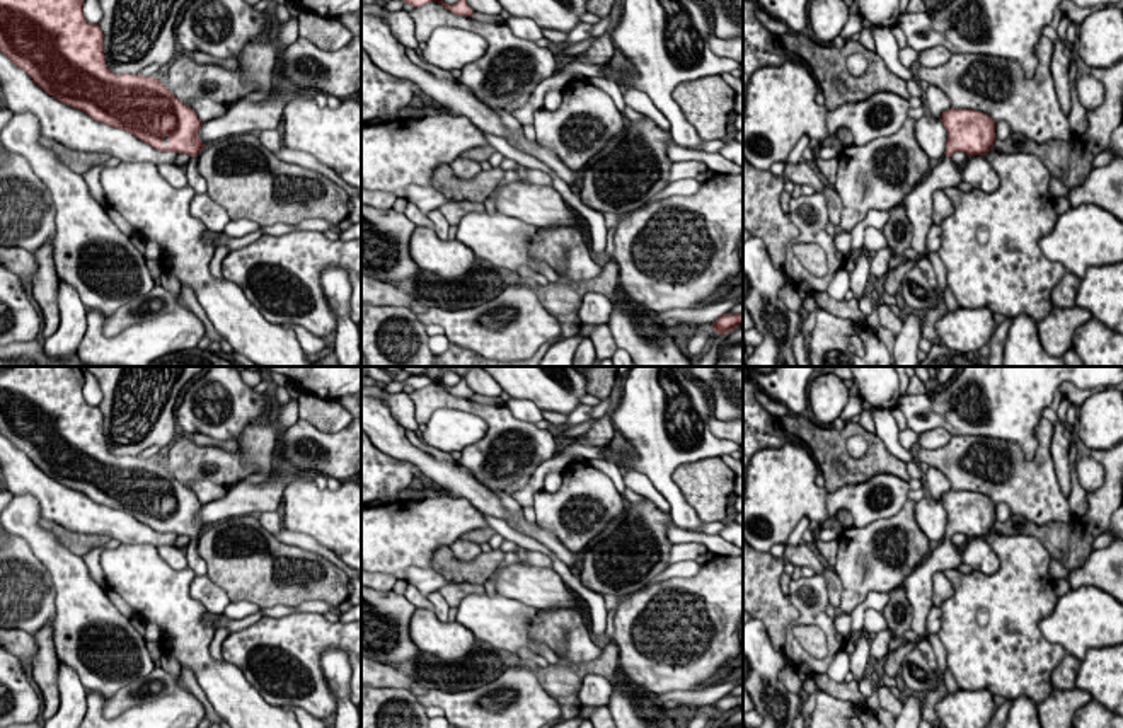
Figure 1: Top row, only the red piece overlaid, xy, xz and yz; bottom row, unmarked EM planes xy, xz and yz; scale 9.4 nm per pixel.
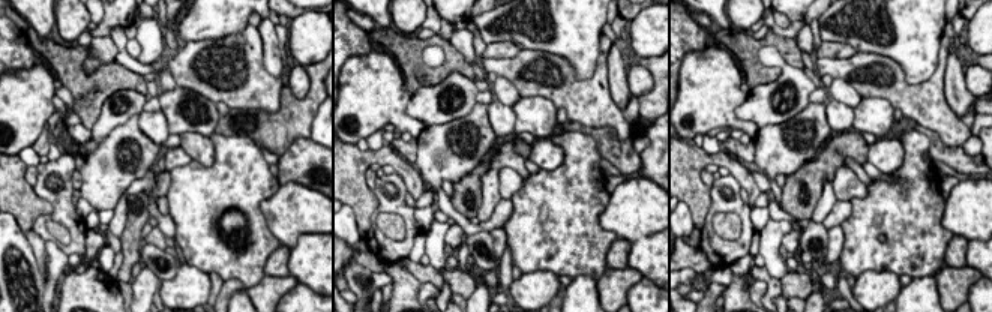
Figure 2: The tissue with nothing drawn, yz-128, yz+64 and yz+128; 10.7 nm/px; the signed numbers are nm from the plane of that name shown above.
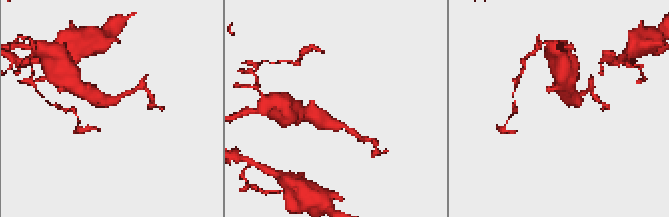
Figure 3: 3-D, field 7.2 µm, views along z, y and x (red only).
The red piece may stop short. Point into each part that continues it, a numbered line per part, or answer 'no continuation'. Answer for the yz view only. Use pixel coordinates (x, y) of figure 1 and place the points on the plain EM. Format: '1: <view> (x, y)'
1: yz (917, 587)

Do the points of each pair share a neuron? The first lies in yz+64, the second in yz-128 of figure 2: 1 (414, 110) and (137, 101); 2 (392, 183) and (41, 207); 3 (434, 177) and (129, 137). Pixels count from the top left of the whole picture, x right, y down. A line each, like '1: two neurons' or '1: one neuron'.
1: one neuron
2: two neurons
3: one neuron

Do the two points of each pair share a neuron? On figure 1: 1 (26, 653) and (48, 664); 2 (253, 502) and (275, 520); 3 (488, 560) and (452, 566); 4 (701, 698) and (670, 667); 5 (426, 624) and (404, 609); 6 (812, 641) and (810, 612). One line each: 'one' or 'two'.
1: two
2: two
3: one
4: two
5: two
6: two

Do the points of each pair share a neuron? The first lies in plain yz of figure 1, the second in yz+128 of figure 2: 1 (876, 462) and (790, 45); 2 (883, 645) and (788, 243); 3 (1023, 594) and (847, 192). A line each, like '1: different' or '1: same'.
1: same
2: same
3: different

